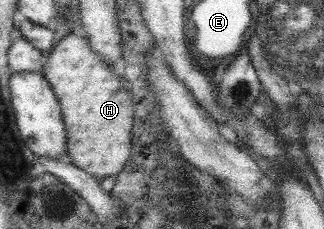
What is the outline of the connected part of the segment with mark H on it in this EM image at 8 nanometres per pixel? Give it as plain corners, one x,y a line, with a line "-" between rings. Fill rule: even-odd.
72,31
61,38
43,59
43,77
57,98
65,128
66,159
97,181
115,175
125,163
130,151
130,129
135,100
128,95
121,75
112,72
104,59
91,51
80,31

